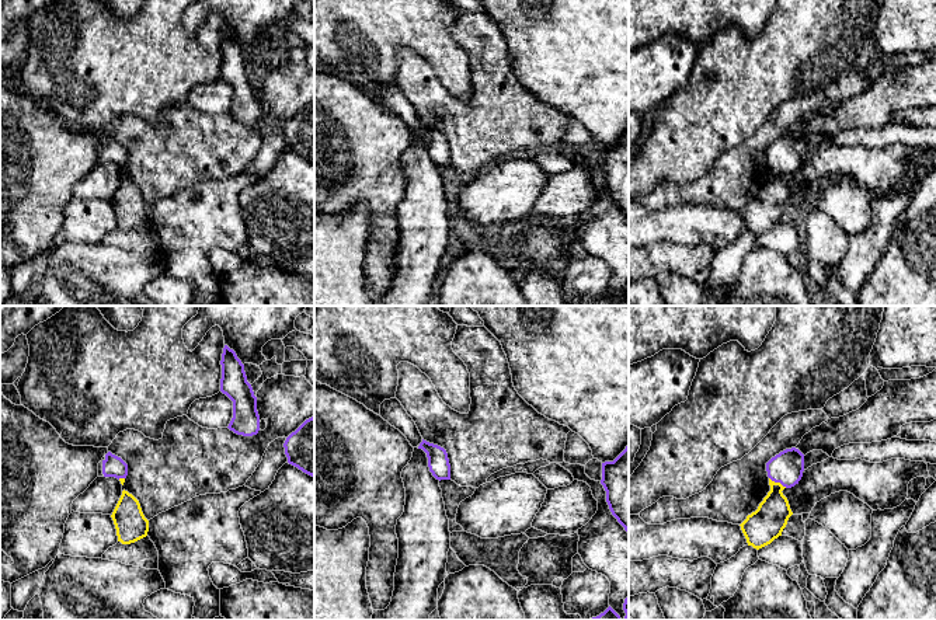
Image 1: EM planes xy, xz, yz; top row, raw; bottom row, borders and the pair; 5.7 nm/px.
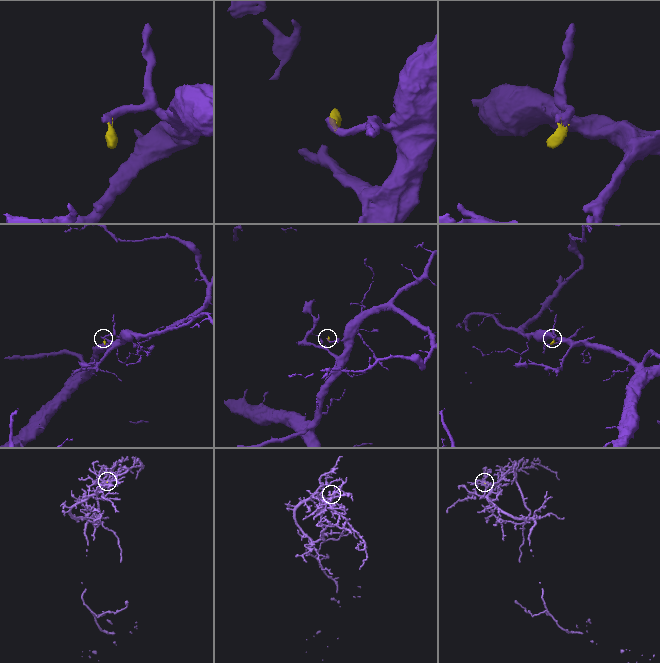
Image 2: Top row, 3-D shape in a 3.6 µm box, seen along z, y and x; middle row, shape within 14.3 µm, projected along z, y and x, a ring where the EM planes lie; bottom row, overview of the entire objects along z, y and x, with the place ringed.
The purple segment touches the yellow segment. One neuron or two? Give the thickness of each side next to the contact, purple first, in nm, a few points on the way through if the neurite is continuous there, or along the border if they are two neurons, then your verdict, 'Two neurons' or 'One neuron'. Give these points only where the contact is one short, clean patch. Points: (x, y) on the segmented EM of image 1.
Thickness 190 nm (purple) against 200 nm. Path across: yz (786, 467), (778, 481), (775, 511), (766, 523). One neuron

